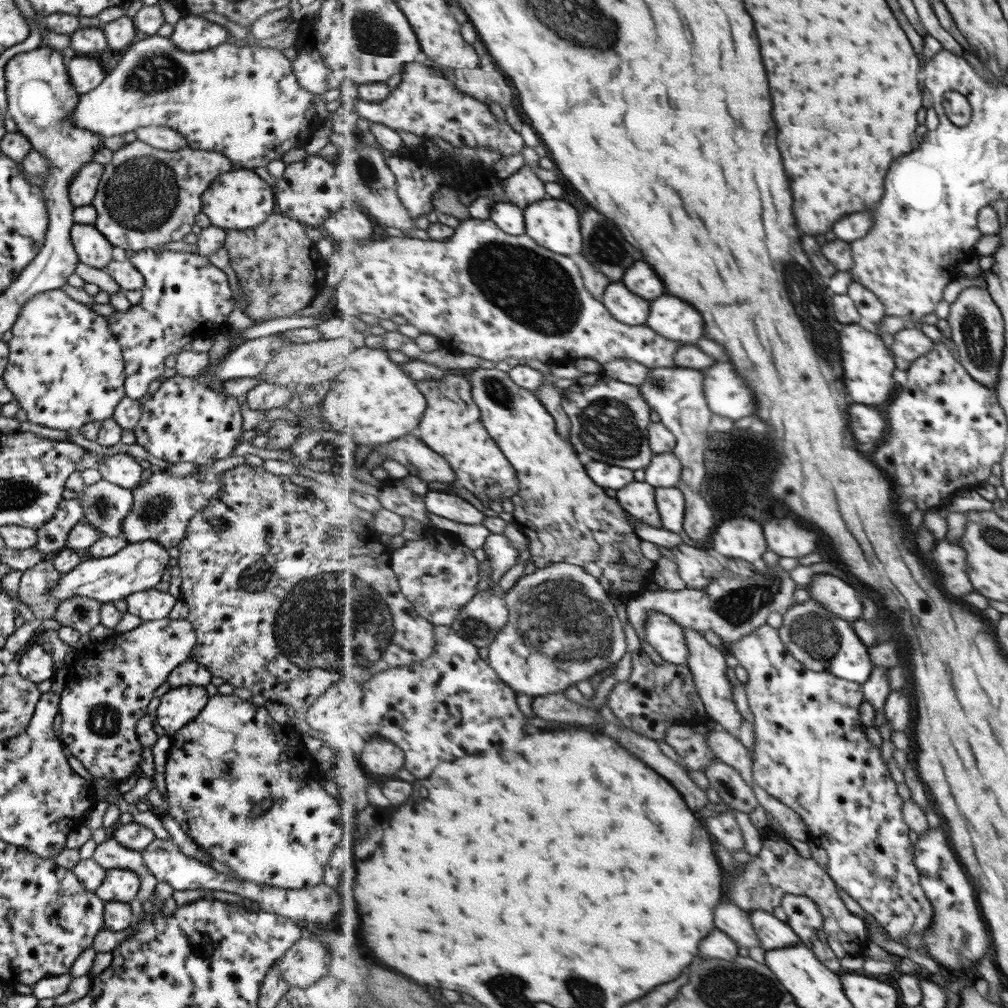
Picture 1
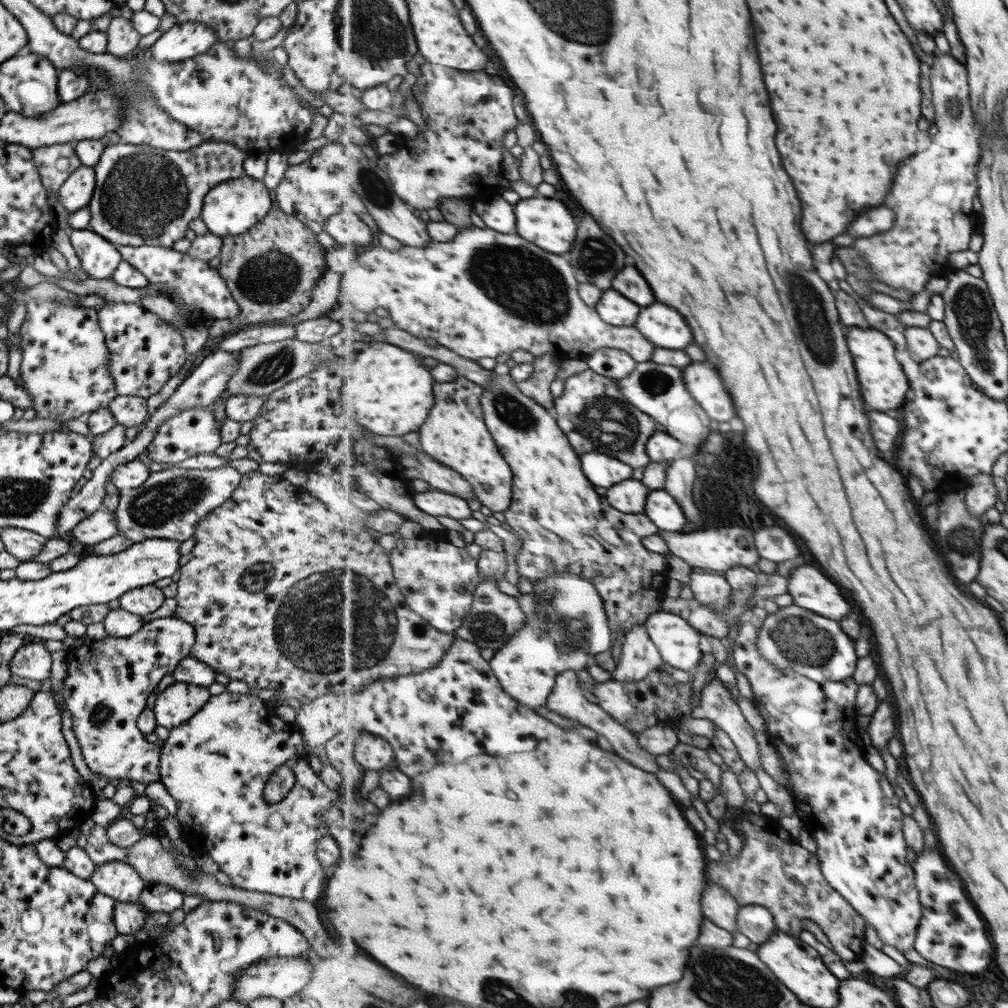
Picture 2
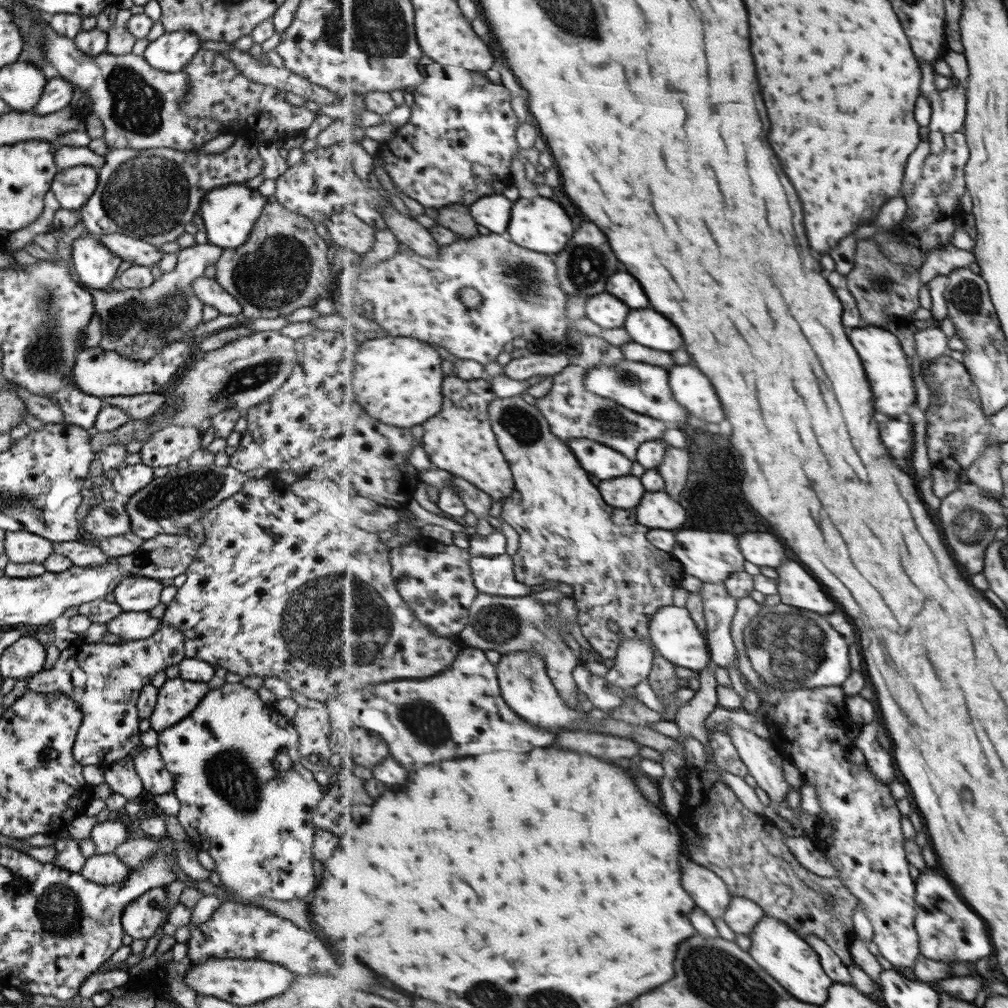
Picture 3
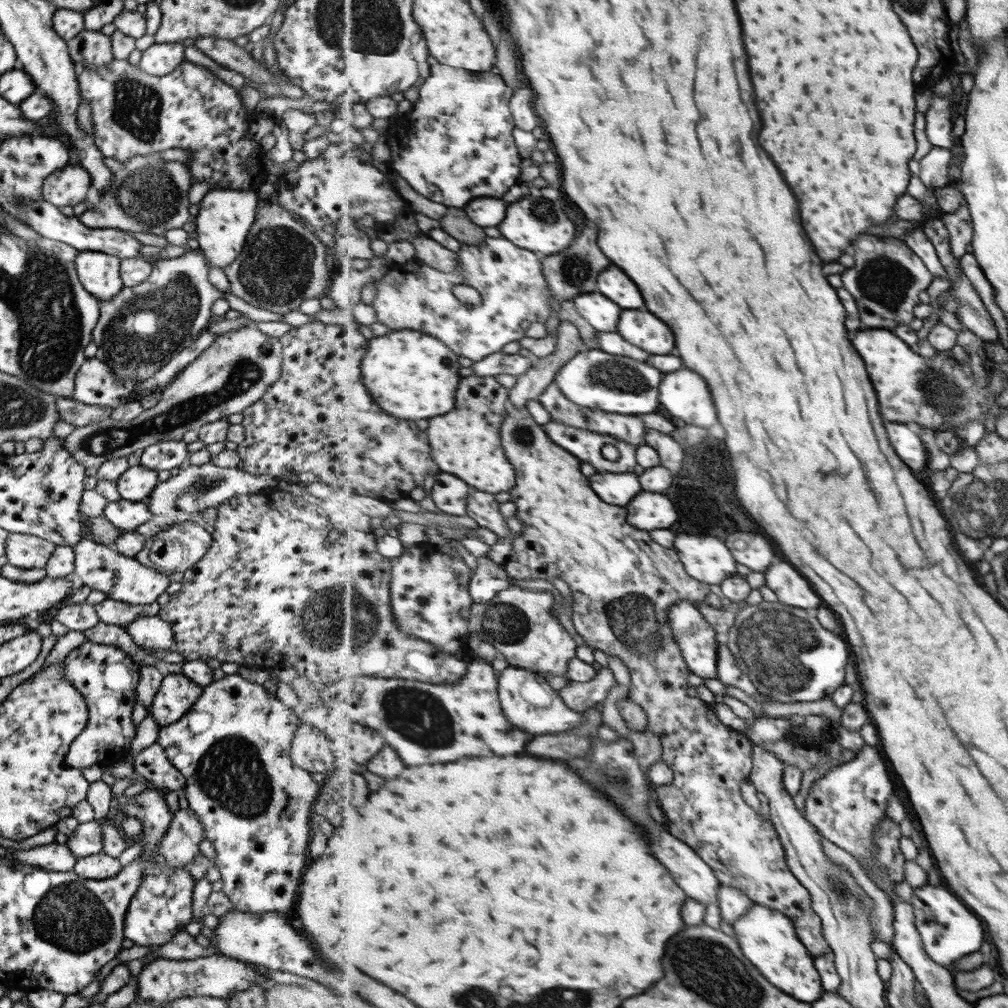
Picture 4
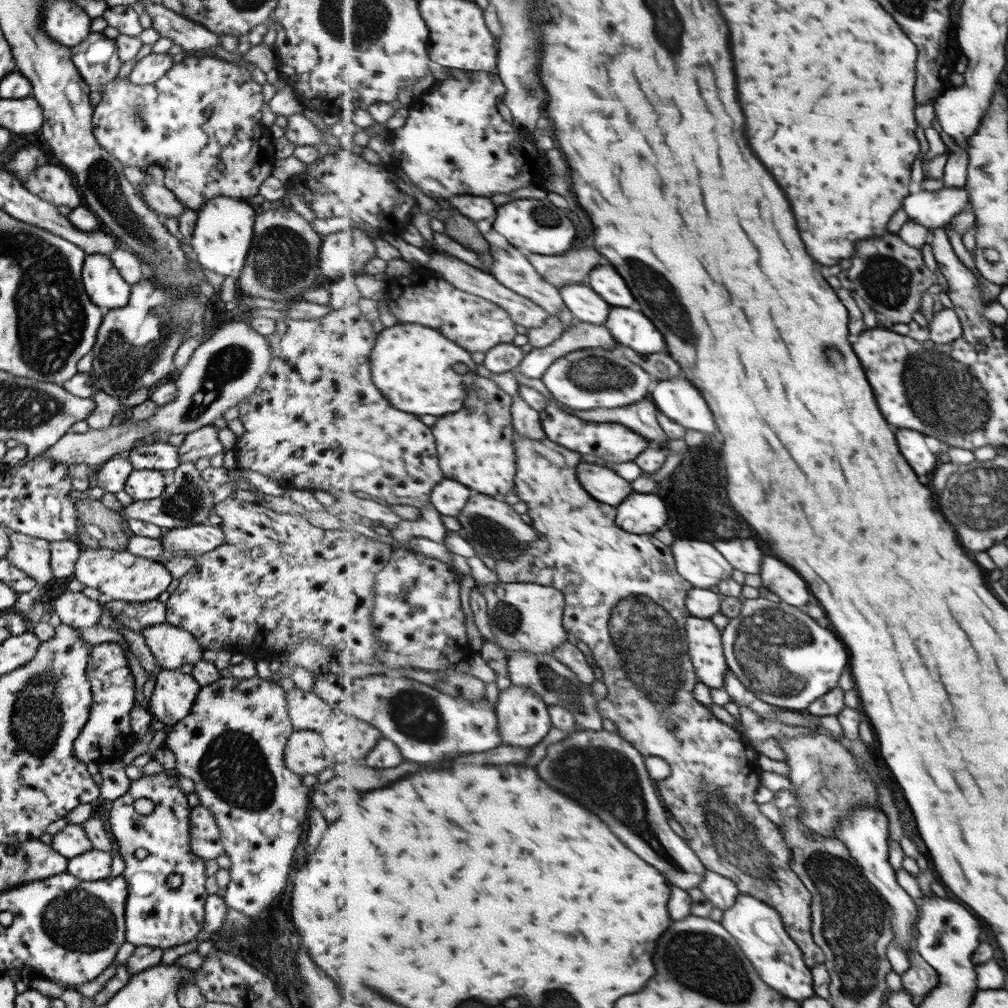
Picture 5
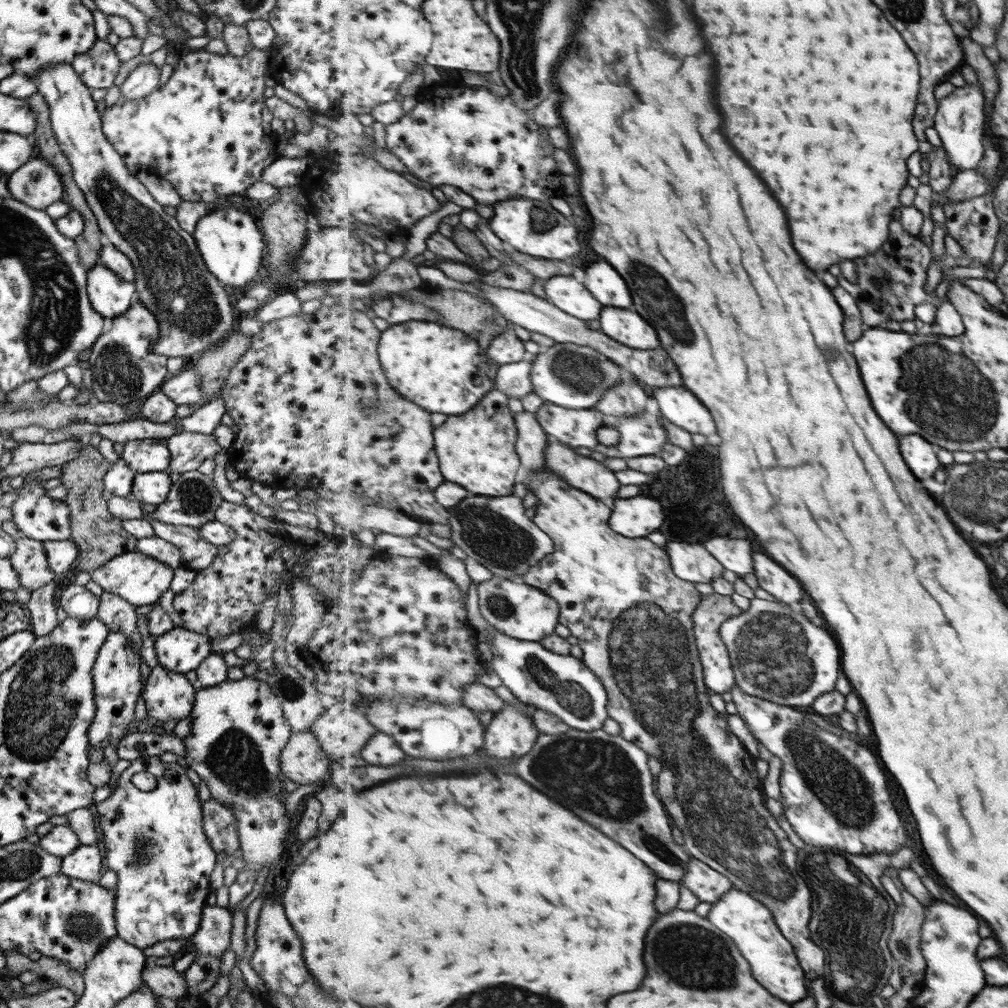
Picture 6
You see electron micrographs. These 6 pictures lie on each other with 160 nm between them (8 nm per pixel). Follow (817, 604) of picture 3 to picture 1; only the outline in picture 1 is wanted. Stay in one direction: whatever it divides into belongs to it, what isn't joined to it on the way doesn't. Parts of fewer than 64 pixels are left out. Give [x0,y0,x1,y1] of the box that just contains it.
[807,574,865,622]

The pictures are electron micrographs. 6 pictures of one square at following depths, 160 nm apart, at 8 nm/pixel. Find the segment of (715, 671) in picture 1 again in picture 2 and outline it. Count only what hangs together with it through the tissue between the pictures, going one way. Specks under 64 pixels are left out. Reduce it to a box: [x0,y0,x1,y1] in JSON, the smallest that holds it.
[688,674,761,769]

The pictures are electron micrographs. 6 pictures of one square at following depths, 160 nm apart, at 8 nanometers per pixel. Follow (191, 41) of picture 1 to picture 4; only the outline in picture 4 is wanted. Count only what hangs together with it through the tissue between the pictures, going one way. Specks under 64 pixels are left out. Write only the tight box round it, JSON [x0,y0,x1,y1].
[138,43,184,77]

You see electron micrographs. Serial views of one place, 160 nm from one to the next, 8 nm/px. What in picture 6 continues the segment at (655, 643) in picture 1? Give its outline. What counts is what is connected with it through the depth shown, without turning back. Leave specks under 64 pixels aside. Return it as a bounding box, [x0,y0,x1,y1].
[694,592,739,695]

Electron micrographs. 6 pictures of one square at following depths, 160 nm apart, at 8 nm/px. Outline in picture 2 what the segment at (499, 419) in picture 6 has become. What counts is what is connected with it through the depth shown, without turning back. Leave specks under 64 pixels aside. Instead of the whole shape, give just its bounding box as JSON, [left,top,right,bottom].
[421,375,514,514]

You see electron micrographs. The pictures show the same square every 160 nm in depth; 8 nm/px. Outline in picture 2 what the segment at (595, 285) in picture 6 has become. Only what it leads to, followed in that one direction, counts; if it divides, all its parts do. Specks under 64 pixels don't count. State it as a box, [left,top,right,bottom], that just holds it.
[613,268,655,306]

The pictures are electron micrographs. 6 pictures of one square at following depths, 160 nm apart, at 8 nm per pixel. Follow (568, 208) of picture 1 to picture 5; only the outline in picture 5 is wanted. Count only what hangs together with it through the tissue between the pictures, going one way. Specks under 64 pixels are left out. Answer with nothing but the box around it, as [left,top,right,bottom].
[493,198,577,255]

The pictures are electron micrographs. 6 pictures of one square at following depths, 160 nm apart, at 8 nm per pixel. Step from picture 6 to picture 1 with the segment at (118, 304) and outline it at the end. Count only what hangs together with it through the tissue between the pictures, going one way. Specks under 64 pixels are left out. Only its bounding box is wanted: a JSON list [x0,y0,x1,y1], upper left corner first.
[69,223,113,270]

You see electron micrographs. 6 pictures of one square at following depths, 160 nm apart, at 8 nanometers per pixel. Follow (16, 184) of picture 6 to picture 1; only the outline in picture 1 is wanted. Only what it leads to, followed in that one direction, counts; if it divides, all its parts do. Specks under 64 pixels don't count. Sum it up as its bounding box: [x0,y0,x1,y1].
[68,161,104,207]

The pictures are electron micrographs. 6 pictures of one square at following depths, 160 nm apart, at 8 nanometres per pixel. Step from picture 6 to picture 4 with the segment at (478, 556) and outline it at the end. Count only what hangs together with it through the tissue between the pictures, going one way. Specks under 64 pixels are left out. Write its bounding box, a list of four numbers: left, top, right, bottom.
[468,490,520,540]

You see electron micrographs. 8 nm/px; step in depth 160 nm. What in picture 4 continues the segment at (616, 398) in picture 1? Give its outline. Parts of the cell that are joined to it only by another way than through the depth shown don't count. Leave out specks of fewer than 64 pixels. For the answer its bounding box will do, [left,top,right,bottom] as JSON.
[537,382,679,446]

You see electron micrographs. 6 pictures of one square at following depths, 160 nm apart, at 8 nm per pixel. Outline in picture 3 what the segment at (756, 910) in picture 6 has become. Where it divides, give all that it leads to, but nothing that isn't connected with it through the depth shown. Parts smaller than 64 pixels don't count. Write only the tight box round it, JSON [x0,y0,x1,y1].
[749,916,833,1006]

